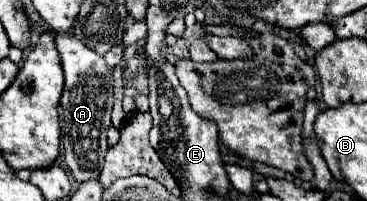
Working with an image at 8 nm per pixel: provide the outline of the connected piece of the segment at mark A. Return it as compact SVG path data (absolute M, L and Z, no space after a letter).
M58 34L56 36L58 54L62 60L66 86L62 92L62 146L64 146L64 160L78 182L92 180L98 176L104 156L106 156L106 132L110 128L110 114L114 104L114 80L112 68L108 68L106 60L90 50L84 42L76 36Z

